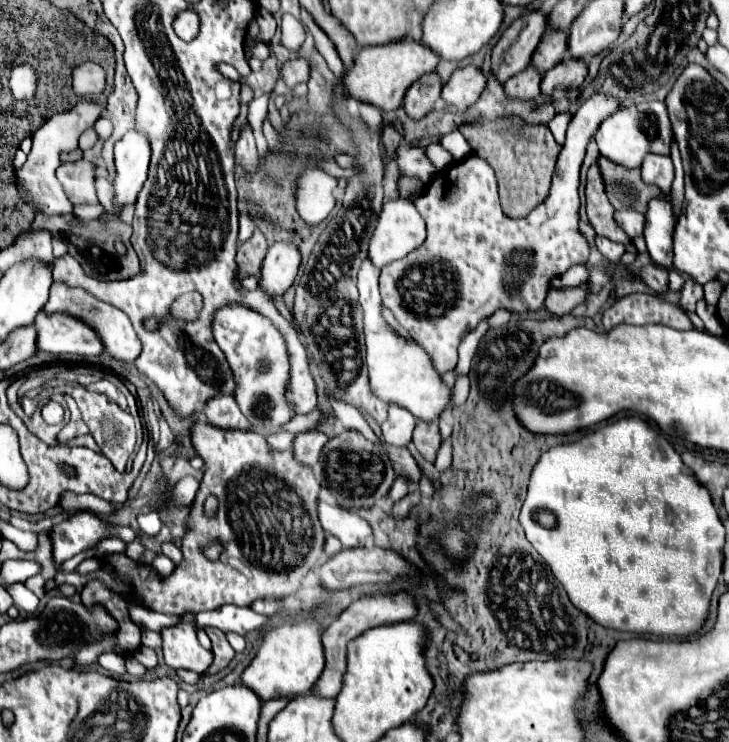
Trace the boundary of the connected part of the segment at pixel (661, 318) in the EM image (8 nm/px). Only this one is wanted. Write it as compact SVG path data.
M638 293L618 299L602 315L602 327L606 331L622 323L628 323L628 325L660 323L678 331L692 329L690 319L680 307L676 307L674 303L668 303L658 295L638 295Z

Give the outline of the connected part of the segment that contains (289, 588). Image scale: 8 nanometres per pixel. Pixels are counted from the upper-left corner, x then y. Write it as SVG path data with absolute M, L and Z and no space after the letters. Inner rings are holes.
M196 423L192 443L204 459L206 469L186 521L188 533L182 539L182 563L170 577L160 577L152 565L144 565L122 553L98 557L122 581L126 593L114 593L100 579L90 579L84 585L82 601L86 605L104 603L120 621L120 633L80 649L80 653L74 655L76 665L94 665L102 653L112 653L116 647L128 655L140 647L140 627L130 619L130 605L142 605L166 615L182 615L188 611L212 611L224 603L250 605L258 597L288 597L296 593L300 577L304 577L322 555L324 531L316 513L320 483L308 465L296 463L292 453L270 451L266 439L252 431L222 431L208 423ZM210 493L222 501L216 519L204 517L202 509ZM210 537L226 541L222 559L218 561L208 561L200 549L200 539Z

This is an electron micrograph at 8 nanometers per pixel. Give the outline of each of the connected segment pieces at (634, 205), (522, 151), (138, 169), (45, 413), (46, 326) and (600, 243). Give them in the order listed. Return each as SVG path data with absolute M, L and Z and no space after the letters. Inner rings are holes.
M600 159L602 175L606 181L610 203L616 211L620 209L634 209L640 213L648 211L648 201L652 197L662 197L664 193L654 185L642 187L640 169L624 169L624 165L612 165L608 159Z
M504 119L492 123L468 123L460 127L460 133L470 143L472 153L488 161L496 171L504 213L510 217L524 217L546 199L554 163L560 153L560 145L554 141L546 125L530 127L518 119Z
M136 129L128 131L114 145L114 209L124 209L134 203L148 175L150 163L150 145Z
M60 403L44 405L42 407L42 417L46 417L46 421L52 423L52 421L56 421L56 417L64 417L64 407Z
M38 313L36 321L36 345L38 351L46 353L78 353L78 355L100 355L102 343L98 335L84 325L82 321L76 321L68 313Z
M597 236L595 239L595 244L598 250L602 253L610 263L618 263L620 257L622 256L620 250L620 244L611 242L602 236Z

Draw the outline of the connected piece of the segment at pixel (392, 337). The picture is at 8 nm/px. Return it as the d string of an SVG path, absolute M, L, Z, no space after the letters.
M366 259L358 273L360 307L364 311L364 341L366 341L366 365L370 373L370 387L384 403L394 403L408 409L416 419L436 421L450 407L450 391L440 381L440 375L430 363L426 351L412 339L400 337L382 317L382 301L378 293L380 271Z

